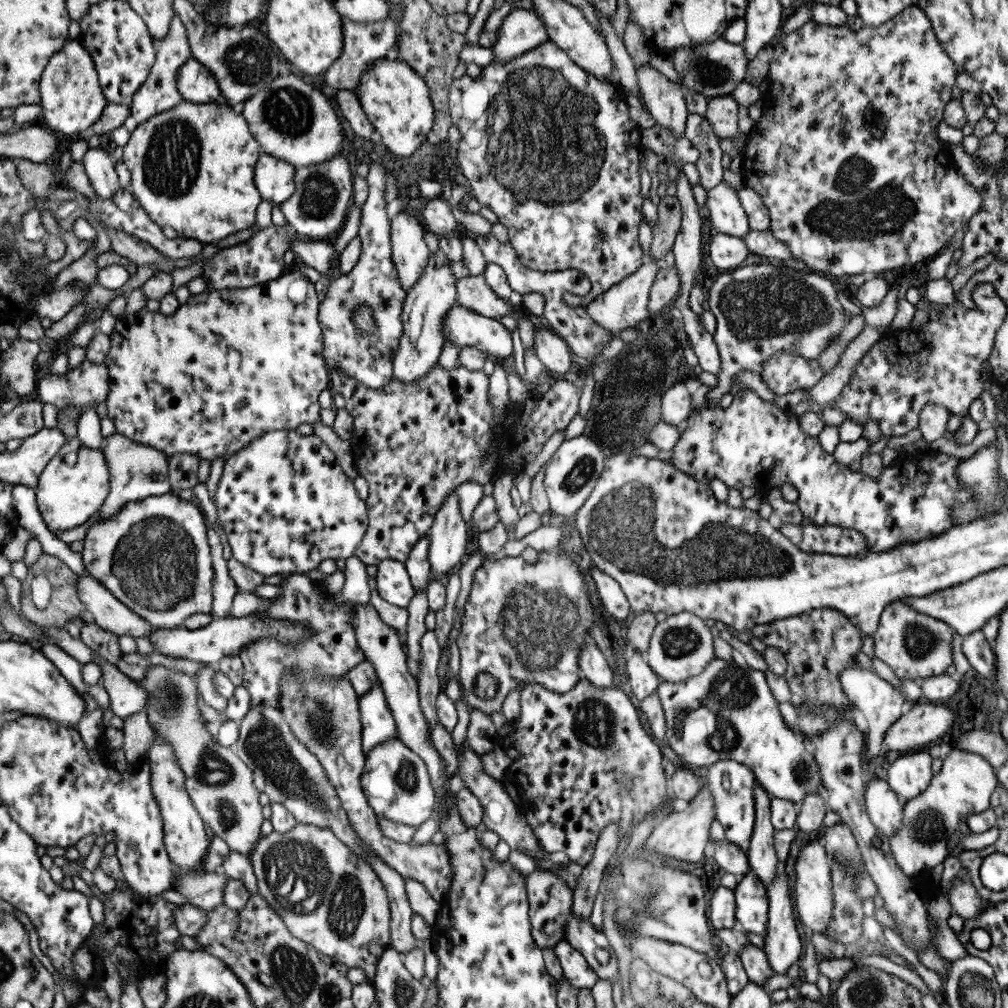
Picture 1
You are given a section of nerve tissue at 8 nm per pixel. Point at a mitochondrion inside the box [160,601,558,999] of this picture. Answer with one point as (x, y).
(300, 873)

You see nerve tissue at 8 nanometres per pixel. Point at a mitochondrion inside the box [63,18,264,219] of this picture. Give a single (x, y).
(171, 163)

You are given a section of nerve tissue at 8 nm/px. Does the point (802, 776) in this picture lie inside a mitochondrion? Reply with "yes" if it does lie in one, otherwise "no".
yes

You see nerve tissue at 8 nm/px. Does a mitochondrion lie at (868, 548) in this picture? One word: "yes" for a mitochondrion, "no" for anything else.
no

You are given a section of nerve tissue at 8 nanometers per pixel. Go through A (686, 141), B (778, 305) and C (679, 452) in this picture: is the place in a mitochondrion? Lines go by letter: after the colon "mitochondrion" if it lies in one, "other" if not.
A: other
B: mitochondrion
C: other

